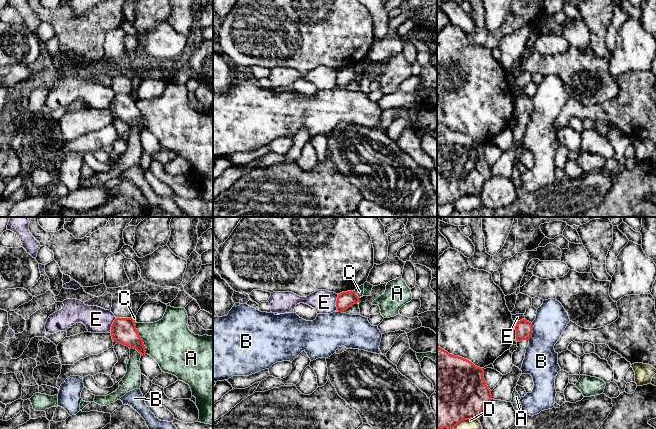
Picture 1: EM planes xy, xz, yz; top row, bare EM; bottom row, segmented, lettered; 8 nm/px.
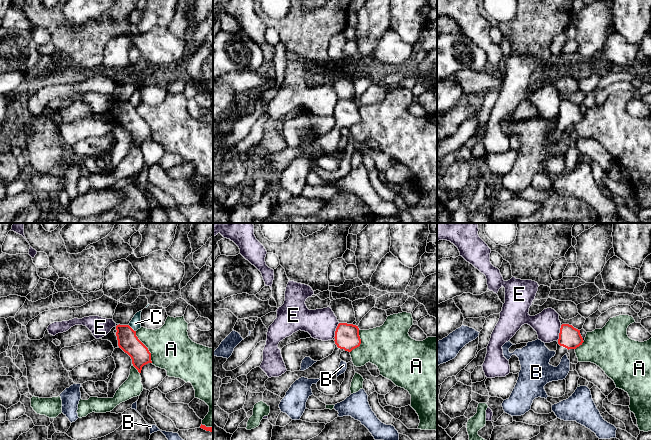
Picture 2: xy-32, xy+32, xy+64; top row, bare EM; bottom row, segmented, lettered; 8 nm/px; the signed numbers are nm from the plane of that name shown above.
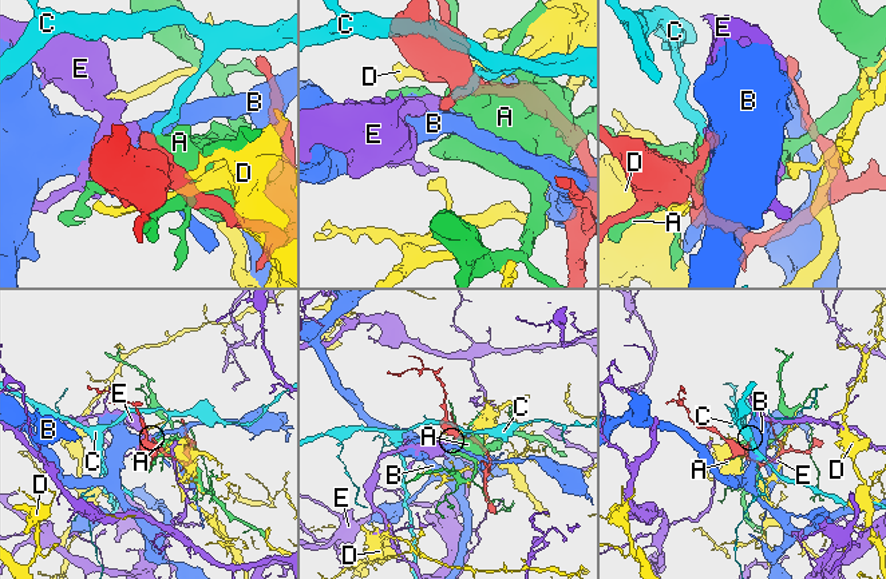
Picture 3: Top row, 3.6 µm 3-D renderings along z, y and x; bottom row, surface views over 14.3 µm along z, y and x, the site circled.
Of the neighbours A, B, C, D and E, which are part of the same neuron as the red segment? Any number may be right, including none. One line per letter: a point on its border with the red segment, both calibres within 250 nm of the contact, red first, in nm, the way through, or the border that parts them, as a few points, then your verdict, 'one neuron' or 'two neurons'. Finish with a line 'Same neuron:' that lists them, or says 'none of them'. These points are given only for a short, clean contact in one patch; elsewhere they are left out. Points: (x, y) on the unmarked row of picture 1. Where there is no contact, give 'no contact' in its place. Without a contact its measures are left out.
A: contact xy (140, 114); calibres 200 and 380 nm; two neurons
B: contact yz (531, 108); calibres 130 and 280 nm; two neurons
C: contact xz (355, 70); calibres 130 and 70 nm; border xz (354, 66), (359, 73); two neurons
D: contact yz (465, 195); calibres 500 and 130 nm; two neurons
E: contact xz (336, 78); calibres 130 and 190 nm; border xz (338, 71), (336, 85); two neurons
Same neuron: none of them

